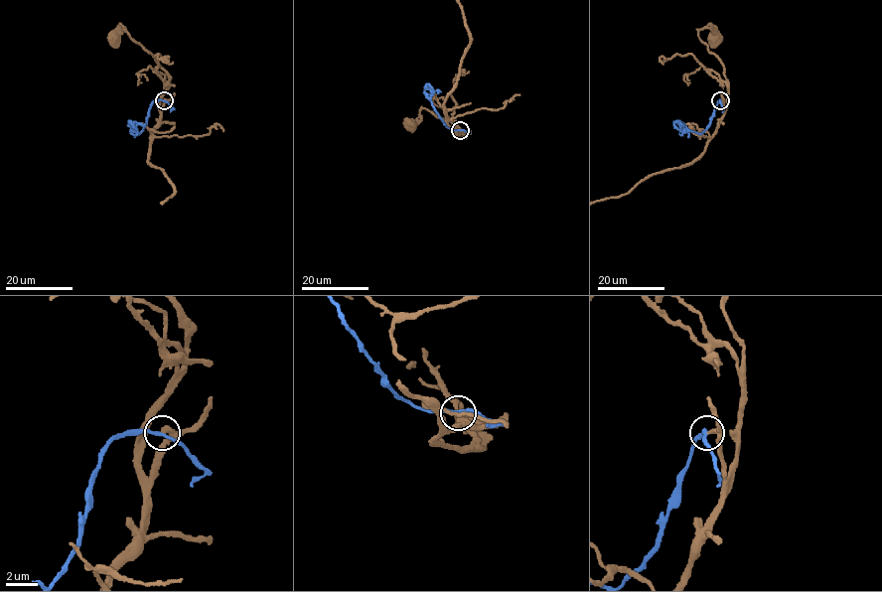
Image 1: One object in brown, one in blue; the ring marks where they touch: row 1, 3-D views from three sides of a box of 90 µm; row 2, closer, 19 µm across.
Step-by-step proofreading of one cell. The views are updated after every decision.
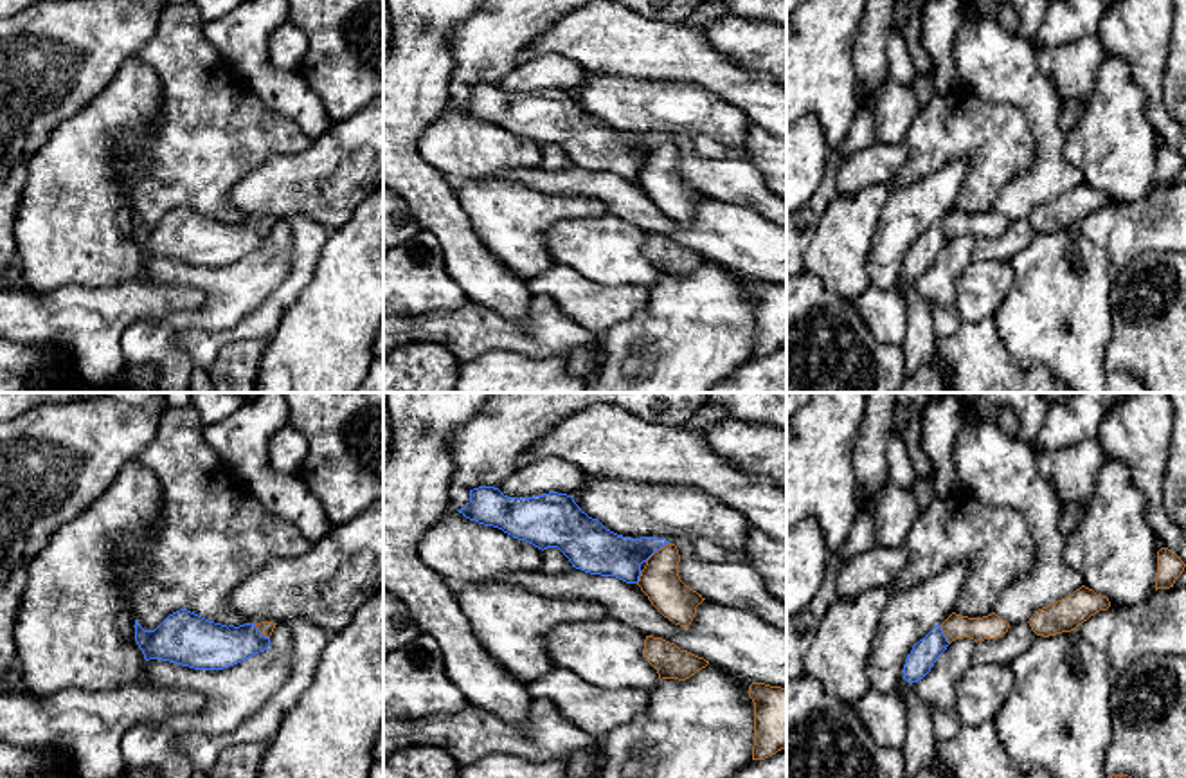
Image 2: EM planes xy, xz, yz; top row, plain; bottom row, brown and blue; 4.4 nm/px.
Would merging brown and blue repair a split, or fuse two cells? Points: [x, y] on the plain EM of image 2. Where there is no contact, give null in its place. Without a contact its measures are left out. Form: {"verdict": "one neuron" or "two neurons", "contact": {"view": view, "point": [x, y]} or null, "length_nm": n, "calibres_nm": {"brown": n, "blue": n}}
{"verdict": "two neurons", "contact": {"view": "xz", "point": [655, 148]}, "length_nm": 140, "calibres_nm": {"brown": 180, "blue": 200}}

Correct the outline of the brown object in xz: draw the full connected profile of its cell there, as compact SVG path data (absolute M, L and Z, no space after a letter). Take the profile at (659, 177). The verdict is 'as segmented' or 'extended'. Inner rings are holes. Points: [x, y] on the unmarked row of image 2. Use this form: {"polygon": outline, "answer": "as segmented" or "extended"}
{"polygon": "M666 140L646 157L637 182L664 214L689 223L705 194L680 176L678 158L677 142Z", "answer": "as segmented"}

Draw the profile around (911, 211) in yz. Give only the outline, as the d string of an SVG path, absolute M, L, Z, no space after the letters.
M956 160L907 187L891 189L867 258L873 286L898 285L912 243L952 211L966 171L966 162Z

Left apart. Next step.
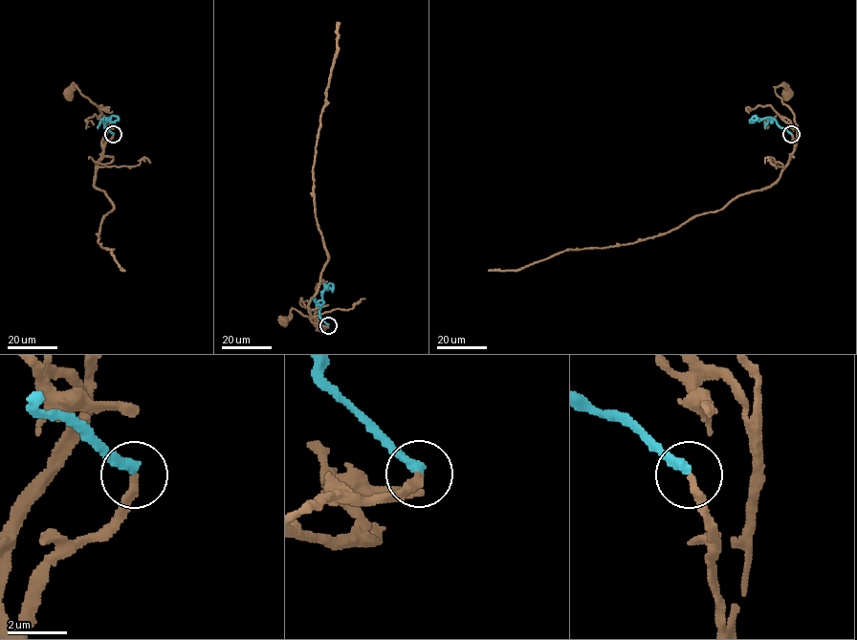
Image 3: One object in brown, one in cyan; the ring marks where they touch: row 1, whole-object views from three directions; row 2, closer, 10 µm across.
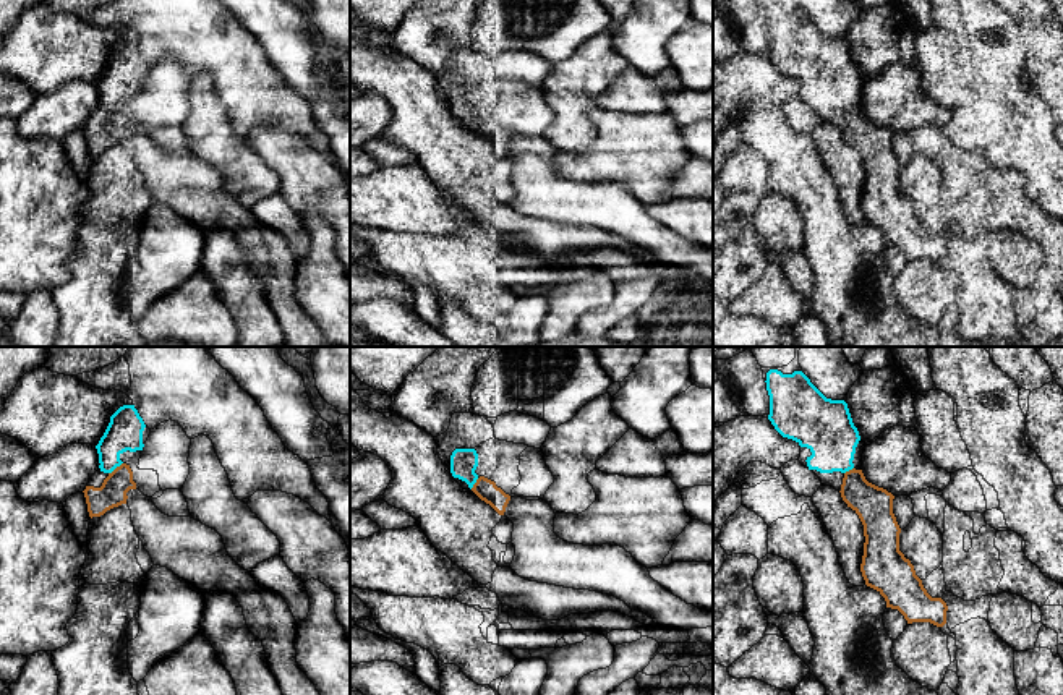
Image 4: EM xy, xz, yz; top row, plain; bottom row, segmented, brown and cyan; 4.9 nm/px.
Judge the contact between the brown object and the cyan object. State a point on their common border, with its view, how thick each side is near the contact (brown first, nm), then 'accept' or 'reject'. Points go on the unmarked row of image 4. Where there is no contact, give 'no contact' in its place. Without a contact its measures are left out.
xy (117, 104) | 140/180 nm | accept

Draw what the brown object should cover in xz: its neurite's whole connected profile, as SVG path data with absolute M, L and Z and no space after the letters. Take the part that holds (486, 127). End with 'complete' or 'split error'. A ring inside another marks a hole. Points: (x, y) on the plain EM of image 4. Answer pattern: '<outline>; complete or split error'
M455 86L450 92L450 110L468 122L468 125L499 152L504 152L510 133L506 131L494 118L478 113L478 91L475 86Z; split error

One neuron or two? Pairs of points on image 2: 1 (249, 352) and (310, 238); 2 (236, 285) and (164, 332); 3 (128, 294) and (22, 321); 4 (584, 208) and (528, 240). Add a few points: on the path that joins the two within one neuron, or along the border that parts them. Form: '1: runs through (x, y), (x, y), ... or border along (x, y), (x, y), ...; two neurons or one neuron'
1: border along (267, 337), (231, 341), (216, 355); two neurons
2: runs through (218, 303), (202, 319), (182, 321); one neuron
3: runs through (101, 312), (94, 317), (49, 317); one neuron
4: runs through (569, 208), (557, 208), (539, 226); one neuron

